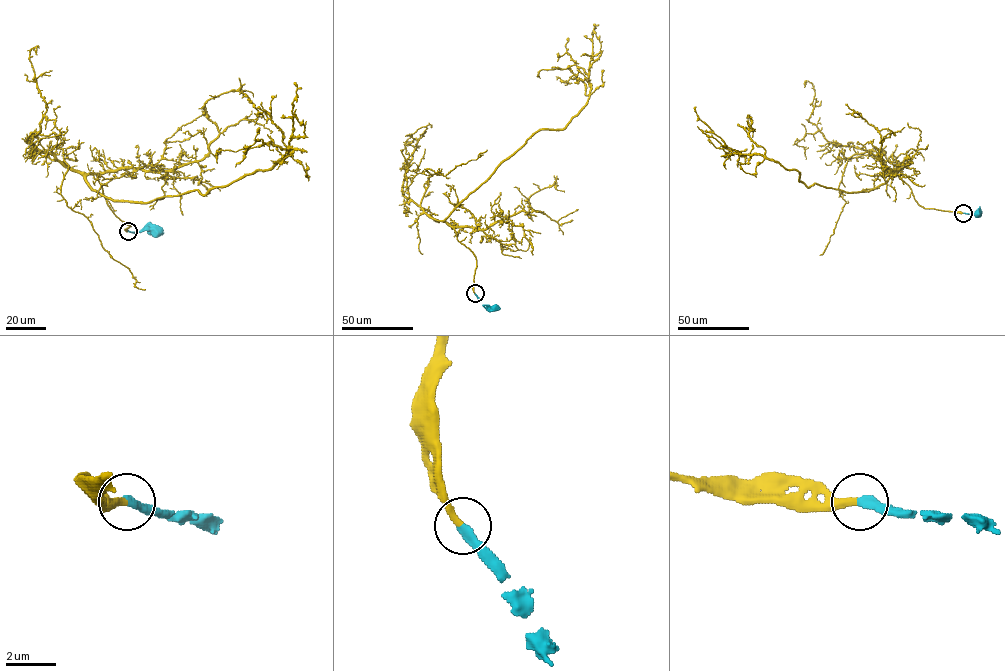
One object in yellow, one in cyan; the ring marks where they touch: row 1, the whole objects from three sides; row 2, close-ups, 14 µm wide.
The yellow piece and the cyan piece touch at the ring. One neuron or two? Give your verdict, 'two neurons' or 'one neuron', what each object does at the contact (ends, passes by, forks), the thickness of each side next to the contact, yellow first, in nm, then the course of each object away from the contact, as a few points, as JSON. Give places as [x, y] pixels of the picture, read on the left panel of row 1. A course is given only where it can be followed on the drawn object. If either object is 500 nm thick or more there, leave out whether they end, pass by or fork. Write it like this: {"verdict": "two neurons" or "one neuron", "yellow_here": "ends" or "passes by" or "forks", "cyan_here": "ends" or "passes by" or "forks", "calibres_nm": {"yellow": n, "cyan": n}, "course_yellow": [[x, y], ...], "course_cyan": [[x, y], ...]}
{"verdict": "one neuron", "yellow_here": "ends", "cyan_here": "ends", "calibres_nm": {"yellow": 300, "cyan": 380}, "course_yellow": [[128, 231], [88, 174], [100, 193], [148, 202], [205, 194], [269, 170], [290, 150], [294, 82]], "course_cyan": [[128, 231], [155, 231]]}

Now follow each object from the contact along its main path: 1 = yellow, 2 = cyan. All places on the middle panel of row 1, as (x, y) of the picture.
1: (475, 293), (476, 259), (444, 219), (535, 133), (562, 129), (585, 105), (590, 90), (593, 24)
2: (475, 294), (483, 305), (494, 307)

